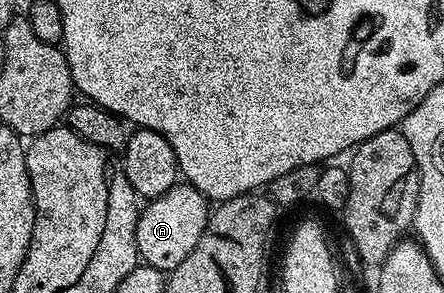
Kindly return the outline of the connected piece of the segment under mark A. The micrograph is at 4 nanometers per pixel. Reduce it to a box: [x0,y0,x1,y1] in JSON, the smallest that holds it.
[136,182,210,273]

